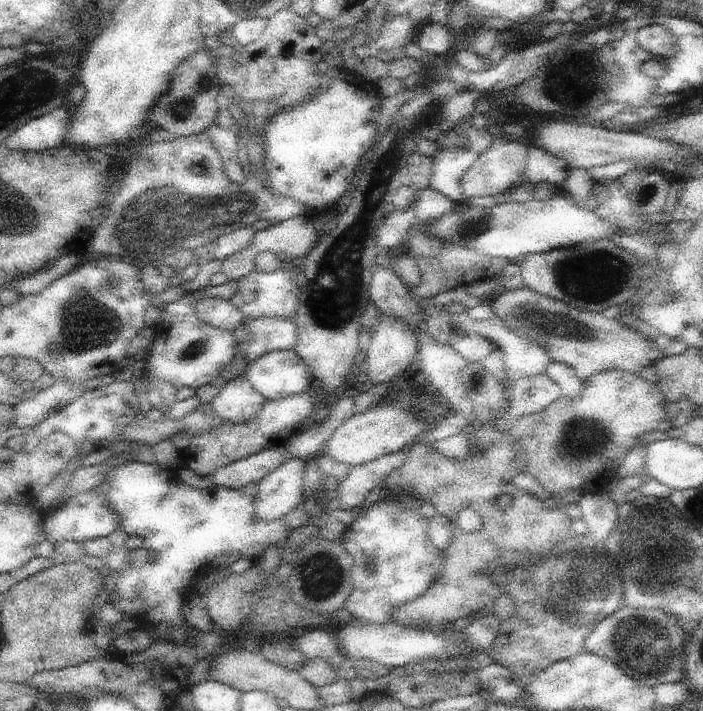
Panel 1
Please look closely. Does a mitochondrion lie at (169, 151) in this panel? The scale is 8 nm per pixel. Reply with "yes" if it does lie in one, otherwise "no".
no

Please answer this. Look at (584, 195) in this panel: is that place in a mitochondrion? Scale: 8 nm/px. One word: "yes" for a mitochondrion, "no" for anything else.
no

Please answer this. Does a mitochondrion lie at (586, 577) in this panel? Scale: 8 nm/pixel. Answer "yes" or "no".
yes

